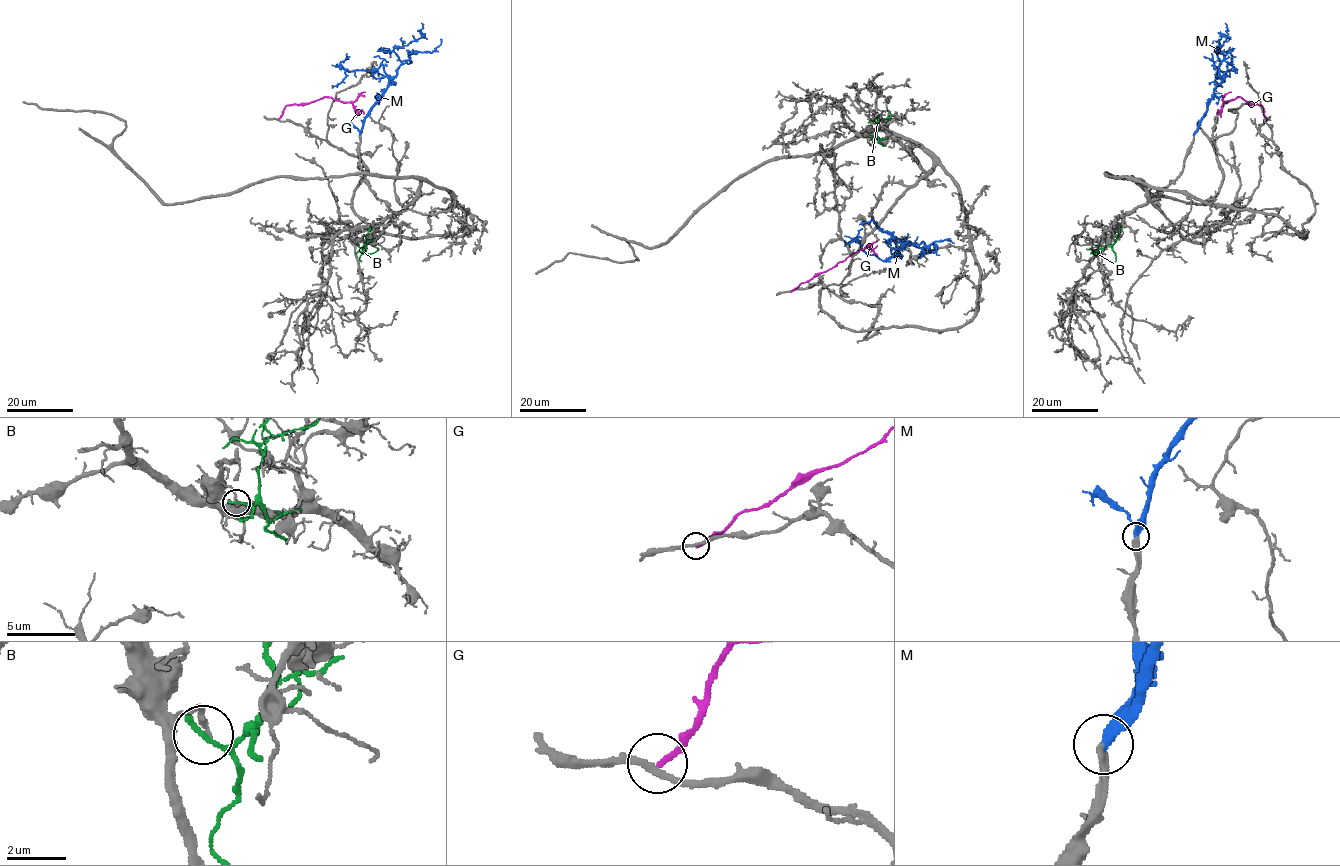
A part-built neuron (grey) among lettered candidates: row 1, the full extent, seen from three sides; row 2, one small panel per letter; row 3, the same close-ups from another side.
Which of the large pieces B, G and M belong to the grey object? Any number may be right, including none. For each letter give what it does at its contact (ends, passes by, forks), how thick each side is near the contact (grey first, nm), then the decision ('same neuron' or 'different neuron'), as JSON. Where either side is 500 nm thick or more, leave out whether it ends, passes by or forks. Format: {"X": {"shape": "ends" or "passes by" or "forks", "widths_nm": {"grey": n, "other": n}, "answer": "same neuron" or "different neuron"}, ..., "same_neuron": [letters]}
{"B": {"shape": "passes by", "widths_nm": {"grey": 160, "other": 140}, "answer": "different neuron"}, "G": {"shape": "ends", "widths_nm": {"grey": 240, "other": 190}, "answer": "different neuron"}, "M": {"shape": "passes by", "widths_nm": {"grey": 320, "other": 220}, "answer": "same neuron"}, "same_neuron": ["M"]}

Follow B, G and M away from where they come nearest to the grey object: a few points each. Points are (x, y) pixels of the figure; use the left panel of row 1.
B: (358, 246), (364, 246), (362, 251), (367, 254), (377, 249)
G: (277, 119), (286, 105), (307, 104), (323, 97), (354, 101), (365, 92)
M: (360, 134), (364, 119), (387, 86), (384, 67), (346, 69), (345, 78), (331, 88)

